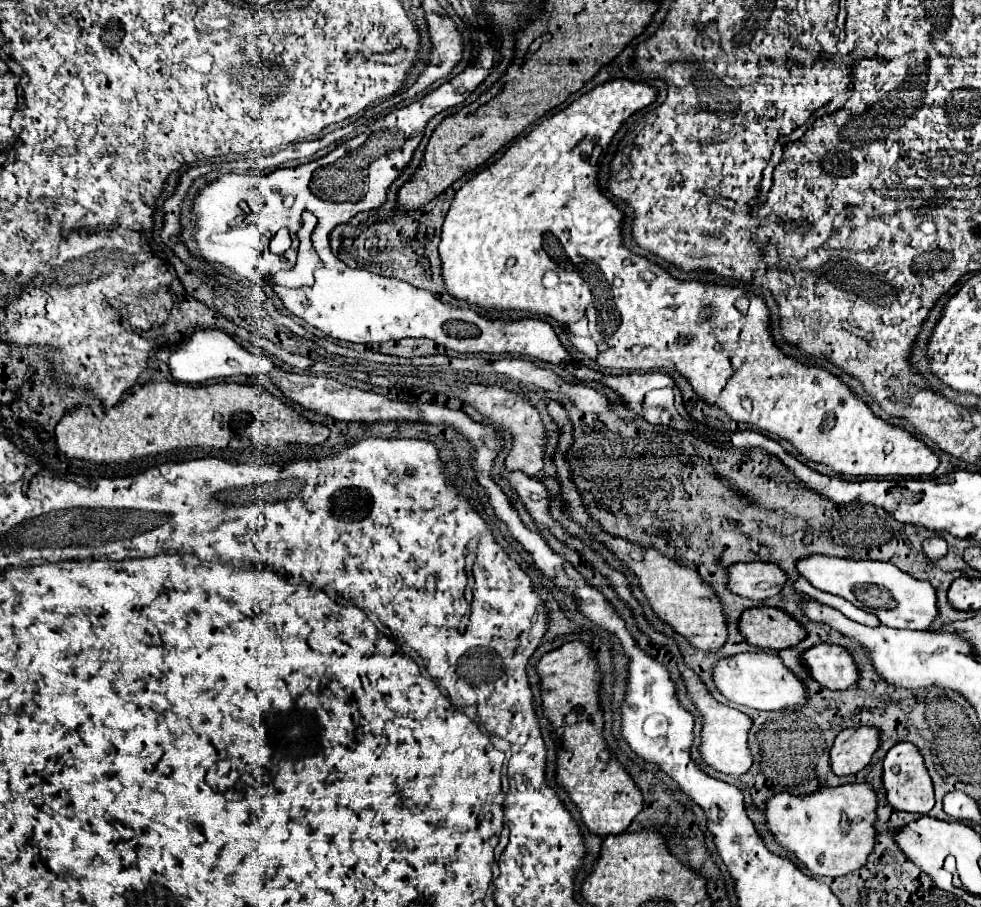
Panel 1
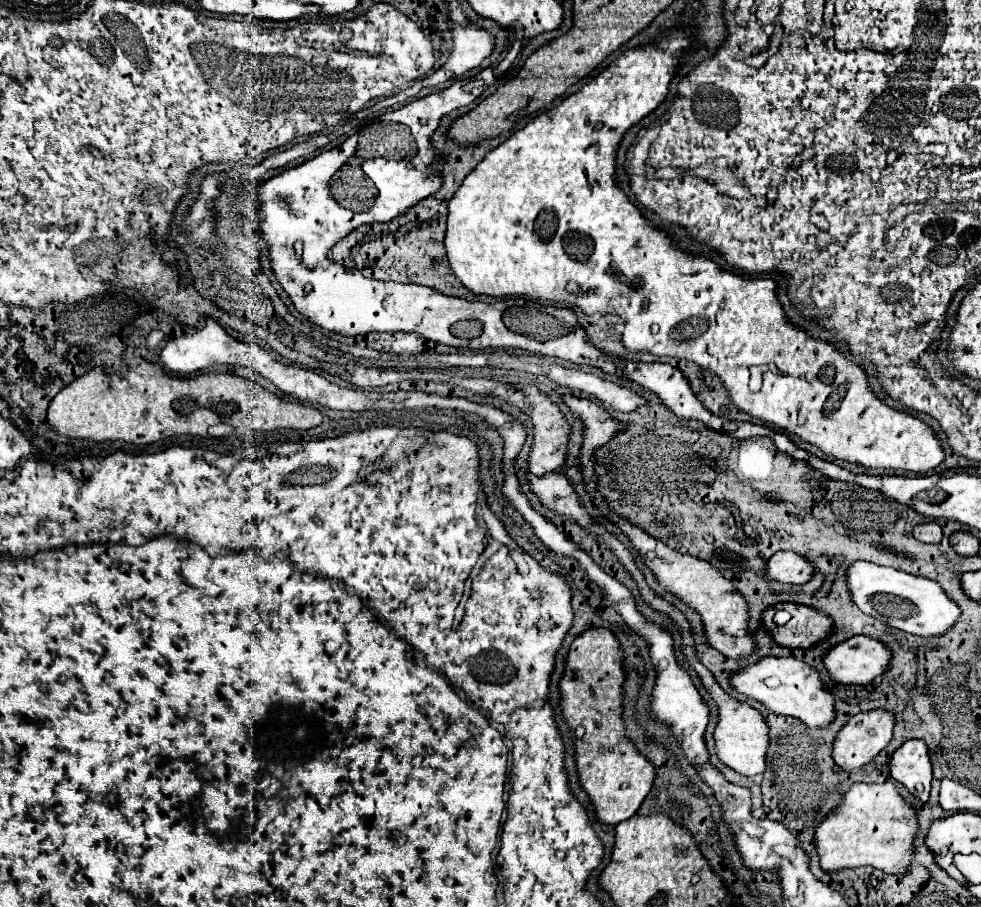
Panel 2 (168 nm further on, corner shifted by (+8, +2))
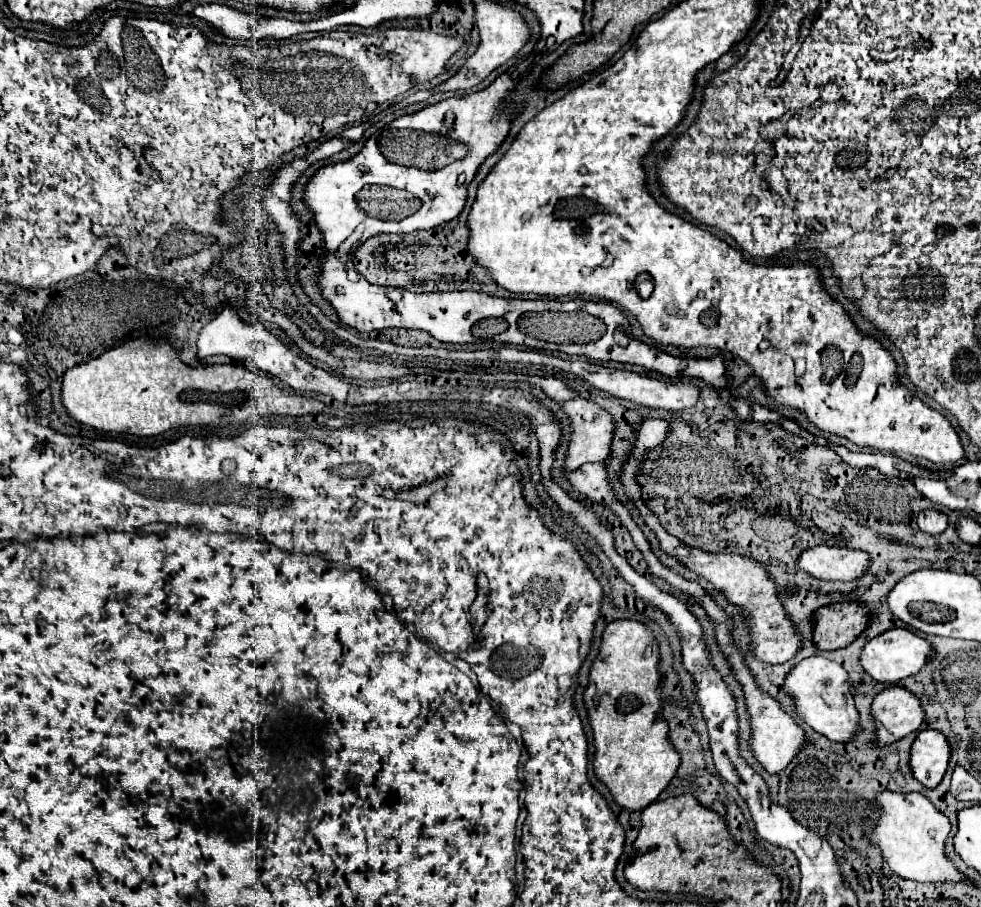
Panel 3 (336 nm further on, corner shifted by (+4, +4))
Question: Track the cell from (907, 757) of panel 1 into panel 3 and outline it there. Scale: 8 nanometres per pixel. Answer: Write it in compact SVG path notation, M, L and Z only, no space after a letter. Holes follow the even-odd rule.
M920 731L912 749L910 749L910 769L914 779L926 789L934 789L944 773L950 759L950 747L940 731Z

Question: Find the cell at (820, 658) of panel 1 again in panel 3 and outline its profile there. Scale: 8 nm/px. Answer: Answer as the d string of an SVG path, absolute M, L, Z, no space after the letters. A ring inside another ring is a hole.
M888 629L882 635L870 639L860 653L862 669L878 683L896 683L906 679L908 675L918 673L926 665L926 657L930 653L930 643L920 635L914 635L910 629Z

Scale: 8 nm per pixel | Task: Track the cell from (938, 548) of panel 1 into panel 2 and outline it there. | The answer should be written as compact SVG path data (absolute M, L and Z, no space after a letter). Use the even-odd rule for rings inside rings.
M928 521L928 523L920 523L914 527L912 533L918 541L922 543L938 543L942 539L942 527L936 521Z

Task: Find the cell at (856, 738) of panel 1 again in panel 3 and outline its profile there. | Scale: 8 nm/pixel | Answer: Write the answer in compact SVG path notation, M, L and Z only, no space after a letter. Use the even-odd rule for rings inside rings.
M888 687L870 707L874 723L874 747L886 747L916 731L924 719L920 701L902 687Z

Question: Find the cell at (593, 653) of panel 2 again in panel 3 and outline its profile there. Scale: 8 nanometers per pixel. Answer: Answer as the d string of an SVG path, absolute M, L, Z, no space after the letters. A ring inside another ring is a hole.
M610 621L584 691L596 747L594 773L626 811L642 811L654 803L680 765L680 757L668 743L668 725L660 715L658 659L658 645L650 629L638 621Z

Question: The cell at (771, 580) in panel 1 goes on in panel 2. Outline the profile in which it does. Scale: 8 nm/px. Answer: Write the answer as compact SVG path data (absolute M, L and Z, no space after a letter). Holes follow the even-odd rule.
M778 551L768 561L766 579L802 585L802 583L808 583L812 579L814 571L816 571L816 567L806 557L802 557L794 551Z

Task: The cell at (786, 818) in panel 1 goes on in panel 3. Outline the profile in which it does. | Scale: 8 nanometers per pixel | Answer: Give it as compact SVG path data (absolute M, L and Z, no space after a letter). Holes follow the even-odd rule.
M886 789L876 795L876 803L880 805L880 815L868 835L868 841L880 849L882 859L898 877L910 881L964 879L944 855L944 843L950 833L950 821L932 805L930 799L926 799L922 793L896 793Z

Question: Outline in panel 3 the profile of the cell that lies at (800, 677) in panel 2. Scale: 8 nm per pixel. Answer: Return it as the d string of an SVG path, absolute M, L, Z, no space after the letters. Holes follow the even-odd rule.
M820 655L806 657L794 669L786 673L782 691L792 699L794 709L804 719L804 723L808 723L816 733L832 741L852 739L856 725L858 725L858 711L854 707L854 699L852 699L850 685L848 685L848 675L842 665L828 661Z

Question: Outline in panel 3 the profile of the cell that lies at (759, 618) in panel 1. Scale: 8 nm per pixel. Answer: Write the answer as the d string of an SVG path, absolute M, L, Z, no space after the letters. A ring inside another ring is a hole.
M832 603L812 615L812 643L822 649L848 647L866 627L868 611L854 603Z

